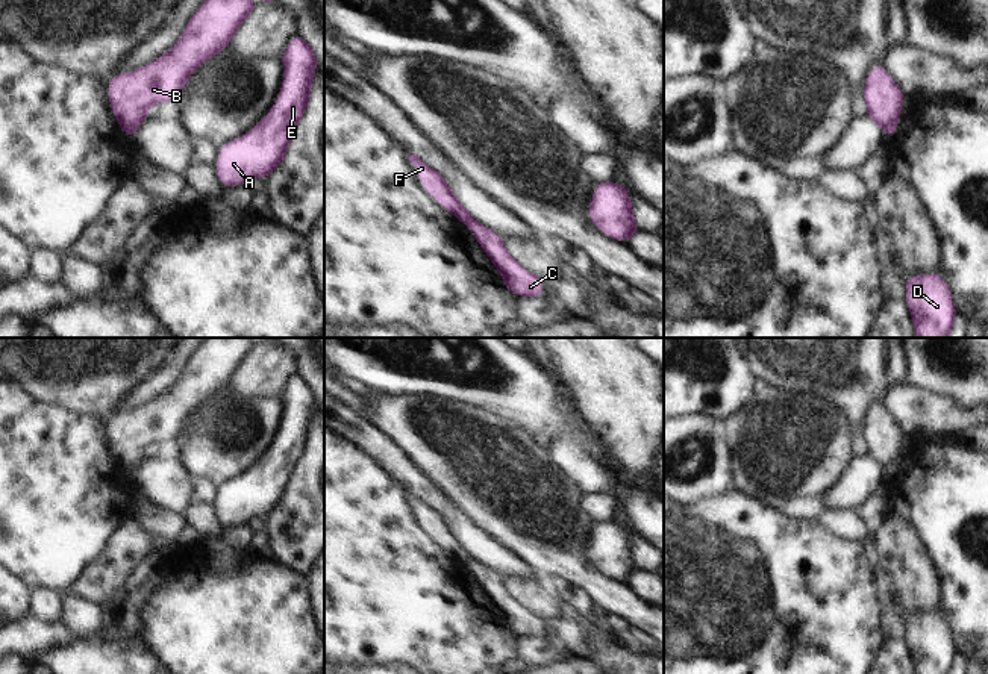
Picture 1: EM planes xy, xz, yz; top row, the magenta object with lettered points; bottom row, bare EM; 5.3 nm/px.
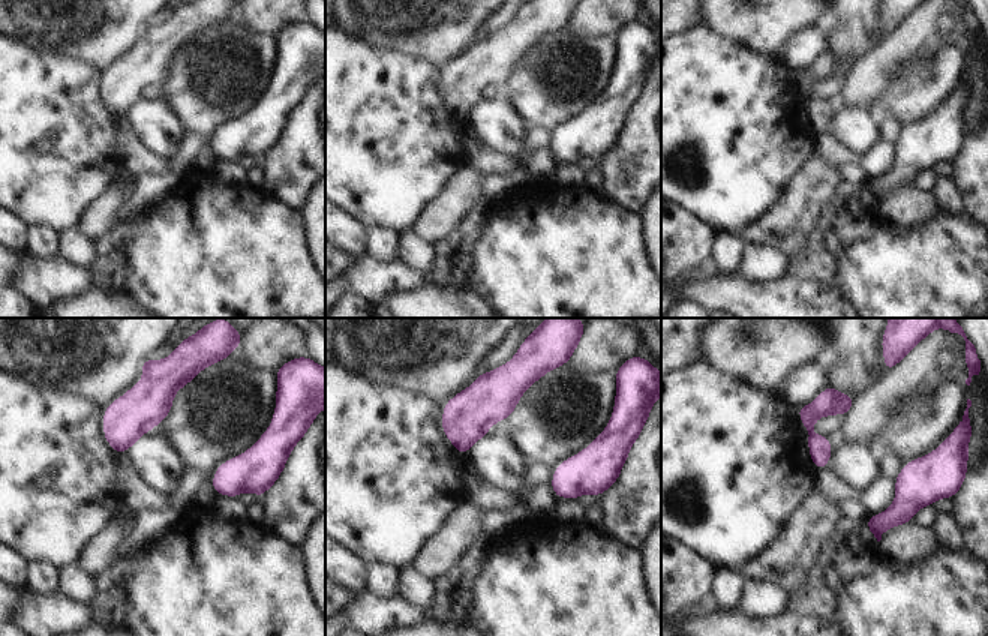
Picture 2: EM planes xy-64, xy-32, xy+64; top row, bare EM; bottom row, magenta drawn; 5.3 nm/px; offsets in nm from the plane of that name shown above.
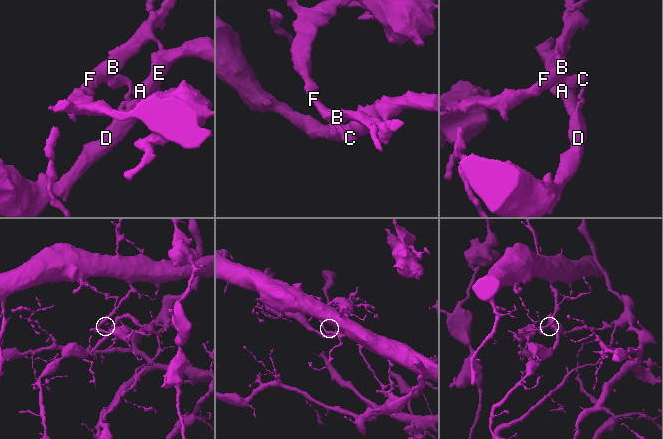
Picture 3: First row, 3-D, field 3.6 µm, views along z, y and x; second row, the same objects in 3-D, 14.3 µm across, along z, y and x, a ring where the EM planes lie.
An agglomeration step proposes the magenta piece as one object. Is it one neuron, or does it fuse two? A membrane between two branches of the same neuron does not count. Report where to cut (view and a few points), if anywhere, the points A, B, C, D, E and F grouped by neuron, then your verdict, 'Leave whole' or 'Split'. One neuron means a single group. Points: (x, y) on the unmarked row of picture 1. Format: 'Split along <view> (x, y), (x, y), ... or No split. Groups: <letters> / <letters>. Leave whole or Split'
Split along yz (897, 456), (884, 470). Groups: A C D E / B F. Split

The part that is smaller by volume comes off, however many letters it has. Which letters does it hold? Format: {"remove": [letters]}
{"remove": ["A", "C", "D", "E"]}

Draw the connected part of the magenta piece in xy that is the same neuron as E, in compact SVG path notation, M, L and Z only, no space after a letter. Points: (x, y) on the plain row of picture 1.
M299 373L288 380L280 400L283 404L283 421L270 451L245 474L220 486L220 494L214 506L223 527L238 524L245 526L249 520L259 516L267 520L267 516L279 507L285 498L295 468L309 445L309 435L317 410L315 389Z

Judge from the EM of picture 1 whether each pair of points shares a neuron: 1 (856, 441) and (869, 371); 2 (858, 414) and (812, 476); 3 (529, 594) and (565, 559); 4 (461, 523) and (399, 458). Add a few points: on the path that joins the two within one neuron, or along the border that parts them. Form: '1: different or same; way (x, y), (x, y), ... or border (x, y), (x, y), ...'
1: same; way (855, 424), (855, 388)
2: different; border (822, 405), (841, 417), (855, 453)
3: different; border (538, 574), (546, 579)
4: same; way (444, 506), (412, 474)

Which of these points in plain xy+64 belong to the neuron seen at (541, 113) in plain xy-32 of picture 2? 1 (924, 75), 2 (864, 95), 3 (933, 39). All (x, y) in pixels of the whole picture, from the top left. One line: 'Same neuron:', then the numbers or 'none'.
Same neuron: 1

